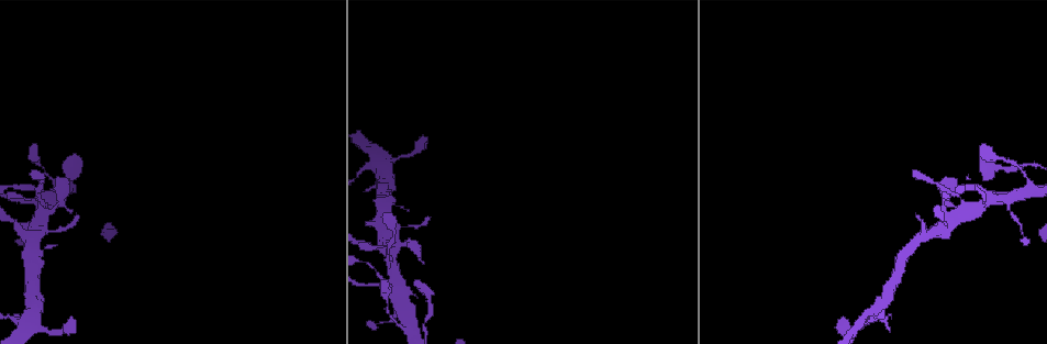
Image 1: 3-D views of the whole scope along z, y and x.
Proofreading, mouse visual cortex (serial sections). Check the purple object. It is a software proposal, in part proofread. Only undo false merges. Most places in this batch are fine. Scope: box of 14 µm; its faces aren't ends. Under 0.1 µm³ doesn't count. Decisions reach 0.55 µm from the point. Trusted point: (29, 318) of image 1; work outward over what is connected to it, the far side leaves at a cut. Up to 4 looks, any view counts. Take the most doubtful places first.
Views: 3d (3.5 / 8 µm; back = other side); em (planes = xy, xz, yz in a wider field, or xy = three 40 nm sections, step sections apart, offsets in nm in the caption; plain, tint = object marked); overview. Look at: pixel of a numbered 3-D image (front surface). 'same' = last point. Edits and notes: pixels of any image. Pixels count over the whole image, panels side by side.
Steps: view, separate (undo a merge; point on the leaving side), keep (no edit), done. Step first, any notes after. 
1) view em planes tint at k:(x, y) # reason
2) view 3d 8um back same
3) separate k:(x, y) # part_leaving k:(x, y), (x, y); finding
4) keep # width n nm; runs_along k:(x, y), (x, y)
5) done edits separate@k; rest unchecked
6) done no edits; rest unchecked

view em xy step 2 tint at 1:(941, 224) # sharp bend

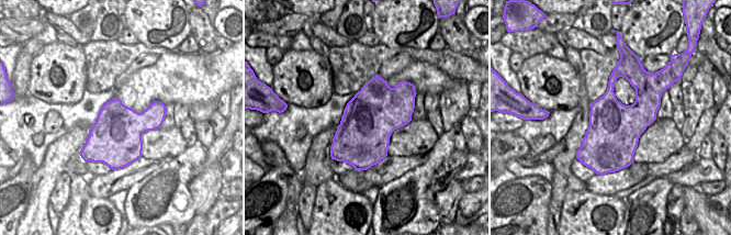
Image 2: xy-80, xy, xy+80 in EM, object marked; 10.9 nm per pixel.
view 3d 3.5um same

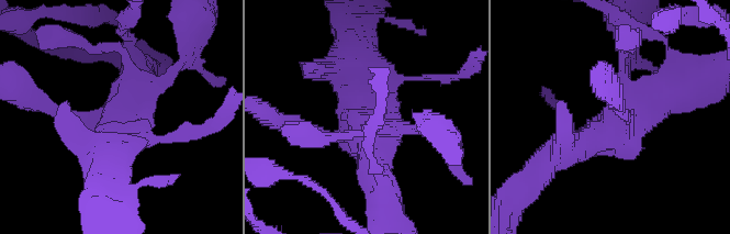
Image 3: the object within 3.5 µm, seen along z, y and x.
keep # runs_along 3:(562, 153), (681, 88); all the same cell

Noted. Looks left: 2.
view 3d 3.5um at 1:(992, 199) # four-way junction

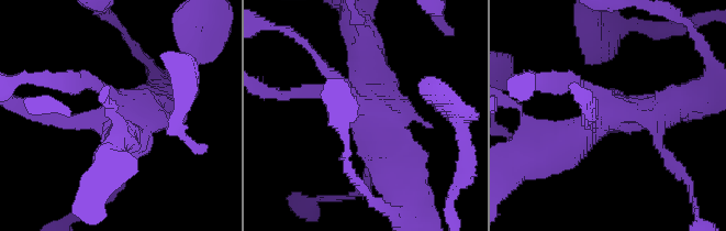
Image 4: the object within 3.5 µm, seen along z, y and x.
view em xy step 3 tint at 4:(606, 116)

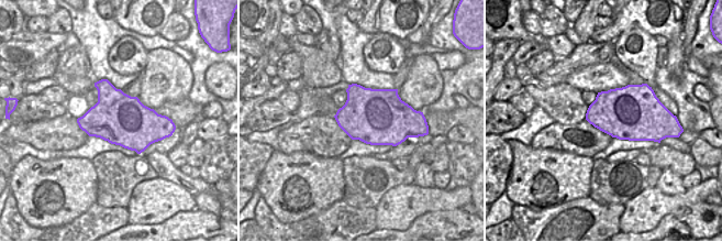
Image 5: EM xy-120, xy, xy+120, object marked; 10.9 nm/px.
keep # runs_along 4:(546, 149), (605, 114), (670, 108); one cell here

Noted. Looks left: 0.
done no edits; rest unchecked

